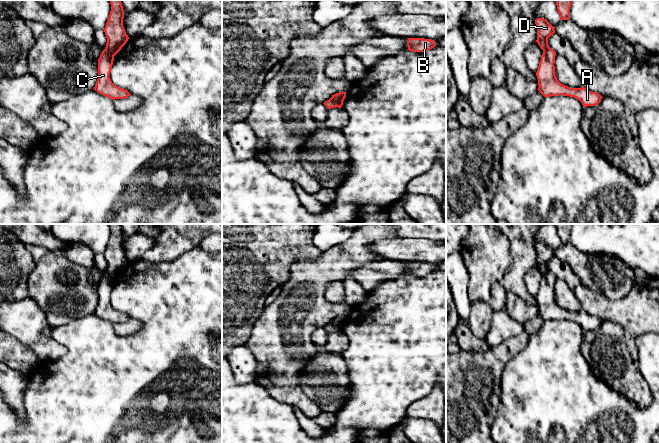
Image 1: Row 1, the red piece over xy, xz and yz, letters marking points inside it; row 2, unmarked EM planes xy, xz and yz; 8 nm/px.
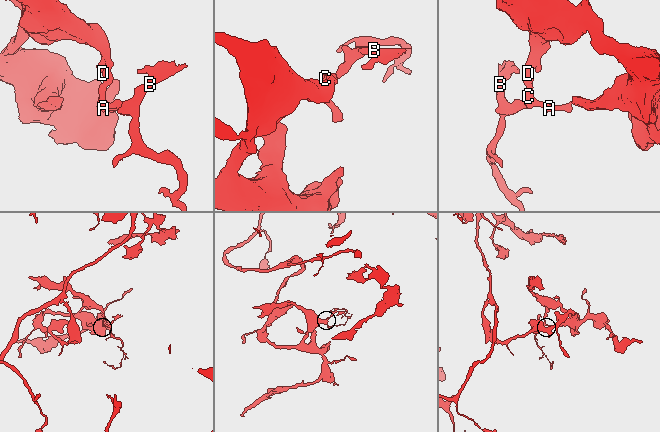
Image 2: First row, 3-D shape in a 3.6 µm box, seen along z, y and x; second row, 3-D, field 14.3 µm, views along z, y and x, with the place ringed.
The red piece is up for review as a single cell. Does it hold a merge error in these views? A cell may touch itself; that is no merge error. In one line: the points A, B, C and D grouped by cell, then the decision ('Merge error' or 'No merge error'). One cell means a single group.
Groups: A B C / D. Merge error

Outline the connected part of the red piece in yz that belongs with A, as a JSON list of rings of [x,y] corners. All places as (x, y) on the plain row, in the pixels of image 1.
[[[548,272],[543,276],[539,291],[536,296],[538,303],[538,315],[544,321],[551,320],[570,320],[579,324],[584,331],[595,330],[601,326],[603,322],[600,318],[592,316],[585,311],[570,312],[561,308],[555,299],[555,280],[556,276],[552,272]]]

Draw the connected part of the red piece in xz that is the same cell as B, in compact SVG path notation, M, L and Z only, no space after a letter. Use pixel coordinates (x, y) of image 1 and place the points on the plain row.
M407 262L407 270L409 275L425 276L436 270L436 266L431 263L424 262Z

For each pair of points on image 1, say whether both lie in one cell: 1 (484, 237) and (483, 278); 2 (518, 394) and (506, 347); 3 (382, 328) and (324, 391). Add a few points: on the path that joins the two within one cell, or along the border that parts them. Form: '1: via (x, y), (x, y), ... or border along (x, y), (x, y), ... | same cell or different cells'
1: via (484, 247), (484, 268) | same cell
2: border along (527, 345), (506, 364), (500, 382) | different cells
3: border along (341, 356), (347, 369), (349, 390) | different cells

